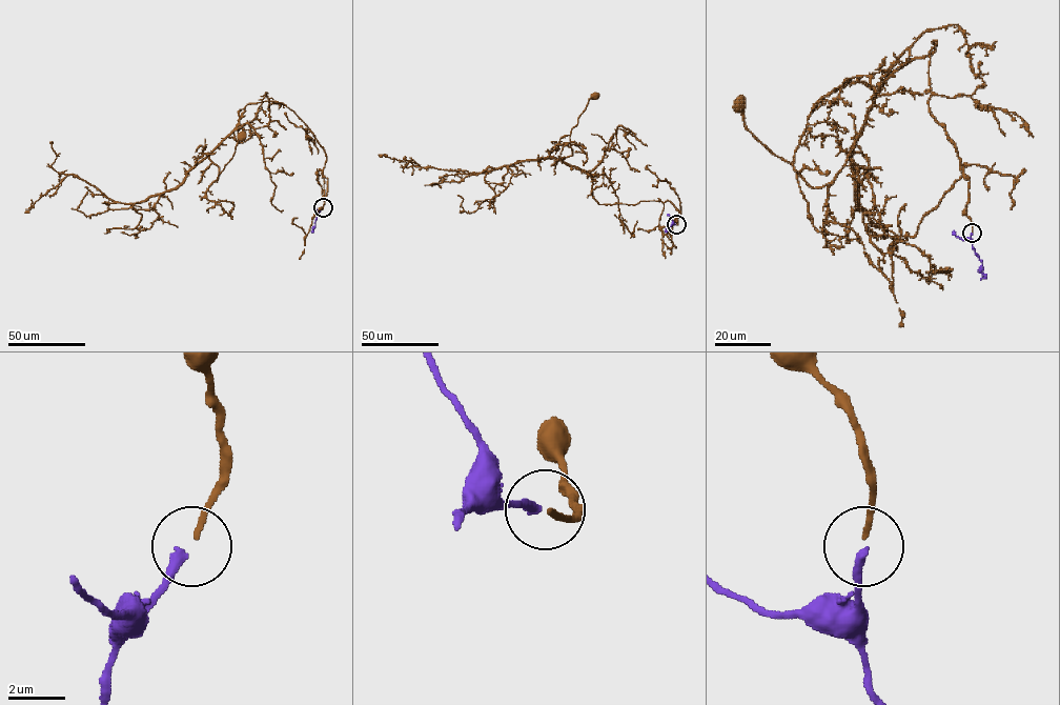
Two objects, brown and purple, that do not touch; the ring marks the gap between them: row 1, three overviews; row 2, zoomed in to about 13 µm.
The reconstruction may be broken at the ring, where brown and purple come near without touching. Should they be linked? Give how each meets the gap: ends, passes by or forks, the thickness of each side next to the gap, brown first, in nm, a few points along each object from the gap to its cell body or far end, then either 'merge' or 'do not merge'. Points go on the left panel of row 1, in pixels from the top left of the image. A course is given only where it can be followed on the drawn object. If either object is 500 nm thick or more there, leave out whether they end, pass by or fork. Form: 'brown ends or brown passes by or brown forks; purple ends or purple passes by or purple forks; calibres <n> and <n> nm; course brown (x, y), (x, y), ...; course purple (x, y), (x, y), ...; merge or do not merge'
brown ends; purple ends; calibres 190 and 360 nm; course brown (323, 206), (324, 149), (281, 102), (240, 109), (236, 127), (208, 157), (219, 167), (217, 182), (242, 136); course purple (322, 207), (312, 233); merge

